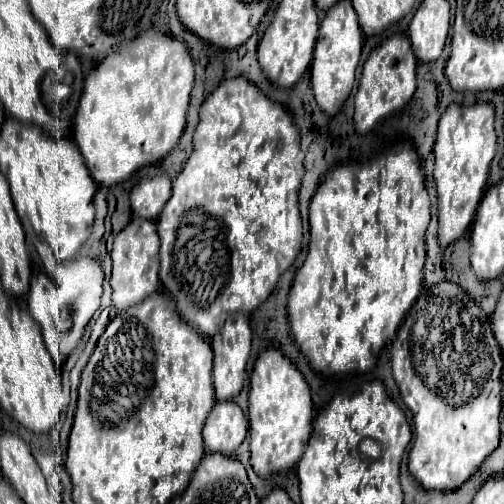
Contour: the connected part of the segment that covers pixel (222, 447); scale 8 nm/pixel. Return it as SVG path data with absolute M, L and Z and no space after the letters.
M234 400L216 402L204 424L206 450L232 456L246 434L246 418L240 406Z

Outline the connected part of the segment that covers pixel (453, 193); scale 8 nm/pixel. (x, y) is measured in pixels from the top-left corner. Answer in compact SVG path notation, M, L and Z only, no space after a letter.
M486 102L472 106L450 104L438 122L434 154L434 180L438 192L438 242L440 246L448 246L464 236L484 194L488 168L496 154L494 106Z

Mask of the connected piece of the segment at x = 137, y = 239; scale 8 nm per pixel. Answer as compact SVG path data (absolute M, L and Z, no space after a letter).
M134 216L130 224L116 234L112 248L112 304L118 312L128 310L130 306L142 302L160 288L158 282L158 248L160 238L156 234L156 224L146 218Z

